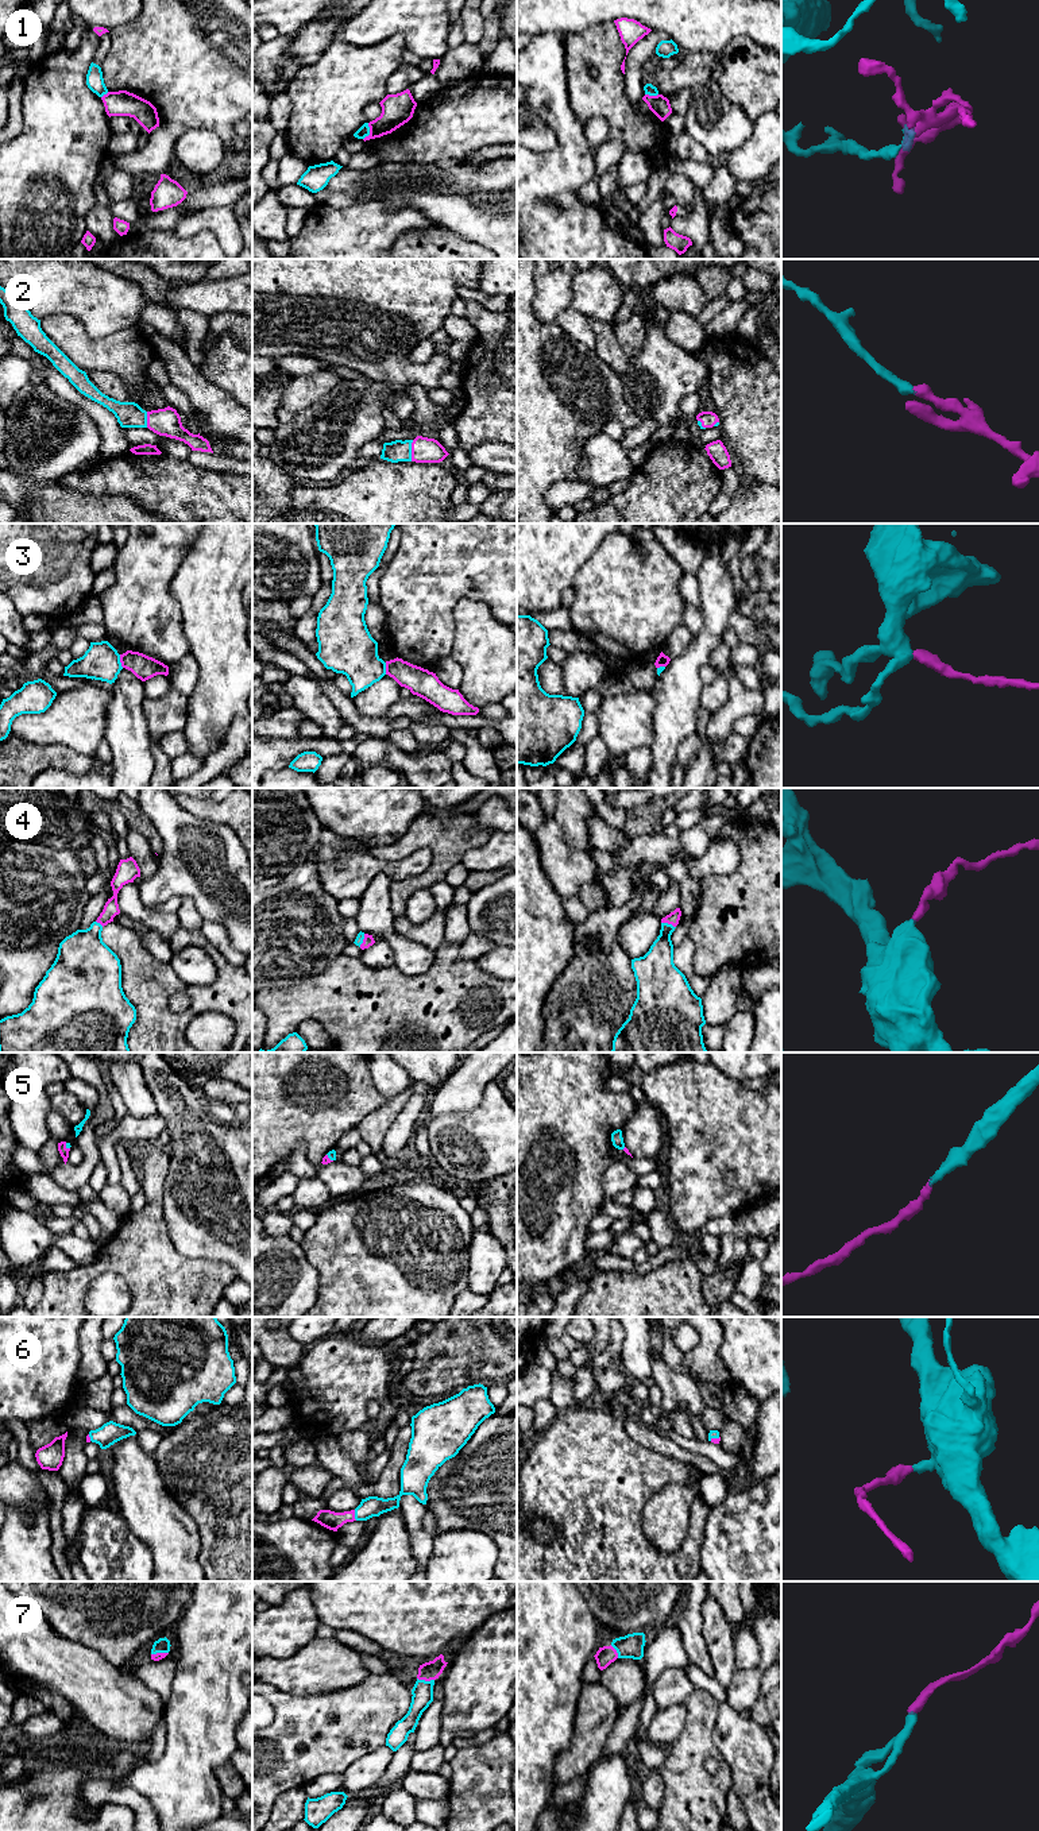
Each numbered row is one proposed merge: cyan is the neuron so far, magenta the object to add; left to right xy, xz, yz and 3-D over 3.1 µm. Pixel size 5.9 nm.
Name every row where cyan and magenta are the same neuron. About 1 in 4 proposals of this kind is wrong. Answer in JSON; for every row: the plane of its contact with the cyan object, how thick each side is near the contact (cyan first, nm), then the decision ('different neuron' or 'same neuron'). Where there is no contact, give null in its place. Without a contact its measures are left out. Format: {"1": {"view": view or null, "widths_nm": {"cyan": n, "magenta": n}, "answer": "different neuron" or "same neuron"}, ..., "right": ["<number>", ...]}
{"1": {"view": "xz", "widths_nm": {"cyan": 70, "magenta": 190}, "answer": "different neuron"}, "2": {"view": "xz", "widths_nm": {"cyan": 130, "magenta": 150}, "answer": "same neuron"}, "3": {"view": "xy", "widths_nm": {"cyan": 220, "magenta": 140}, "answer": "different neuron"}, "4": {"view": "yz", "widths_nm": {"cyan": 190, "magenta": 70}, "answer": "same neuron"}, "5": {"view": "xy", "widths_nm": {"cyan": 30, "magenta": 60}, "answer": "same neuron"}, "6": {"view": "xz", "widths_nm": {"cyan": 130, "magenta": 110}, "answer": "same neuron"}, "7": {"view": "xz", "widths_nm": {"cyan": 130, "magenta": 110}, "answer": "same neuron"}, "right": ["2", "4", "5", "6", "7"]}

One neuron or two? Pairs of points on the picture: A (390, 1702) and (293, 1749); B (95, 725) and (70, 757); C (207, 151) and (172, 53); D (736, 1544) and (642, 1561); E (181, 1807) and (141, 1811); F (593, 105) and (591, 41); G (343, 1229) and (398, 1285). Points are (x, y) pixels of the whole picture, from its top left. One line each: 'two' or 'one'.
A: one
B: two
C: two
D: two
E: two
F: one
G: one

